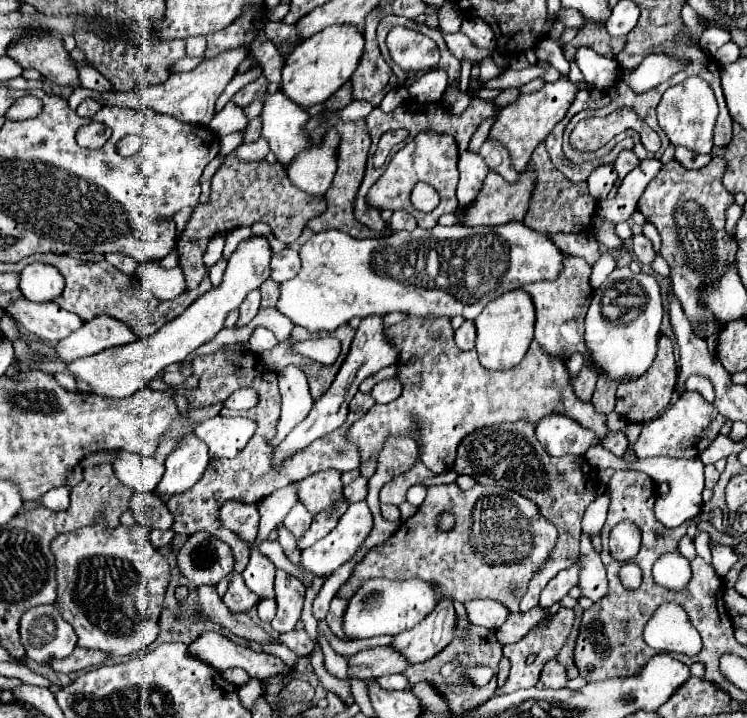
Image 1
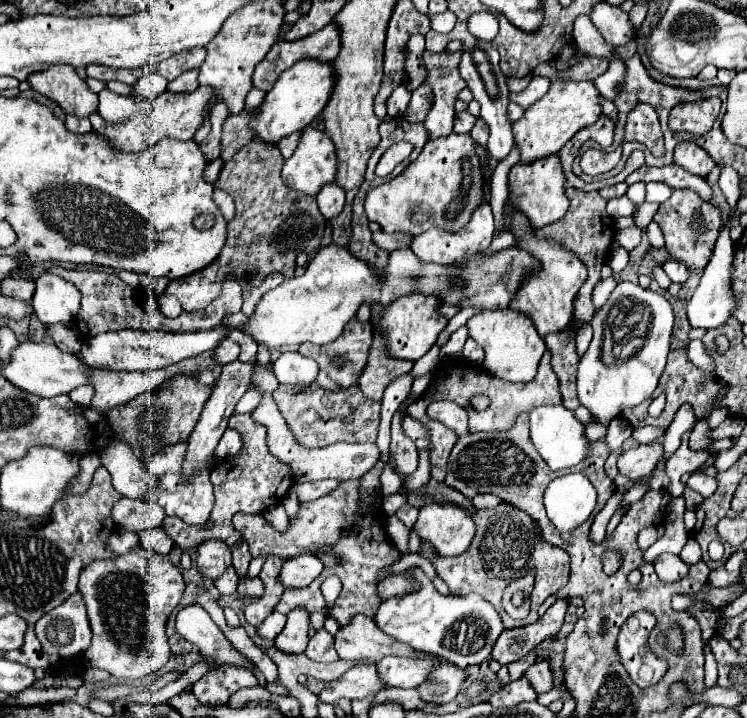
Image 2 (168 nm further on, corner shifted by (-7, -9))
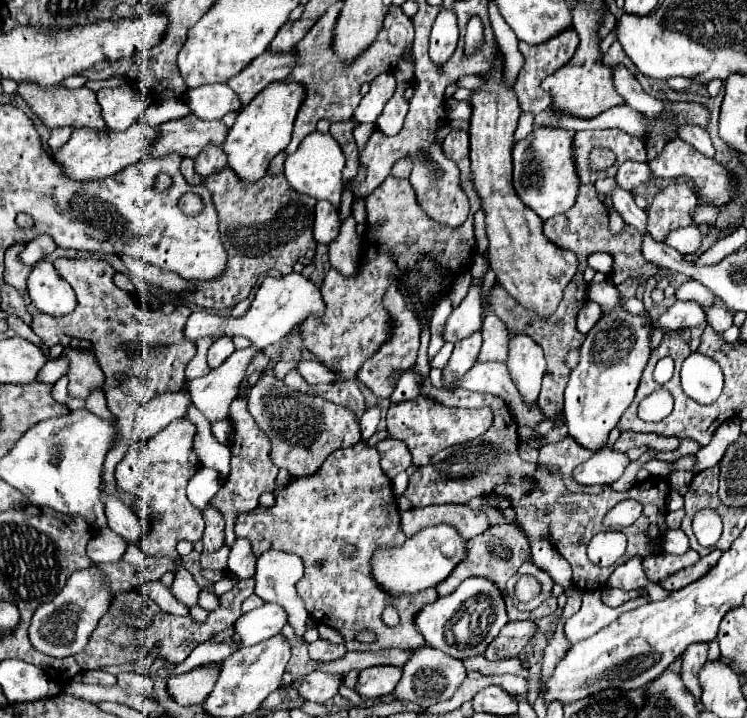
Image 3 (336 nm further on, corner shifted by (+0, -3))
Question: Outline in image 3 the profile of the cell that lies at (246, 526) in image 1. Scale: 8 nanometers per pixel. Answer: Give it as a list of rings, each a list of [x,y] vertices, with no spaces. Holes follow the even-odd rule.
[[[365,440],[351,448],[335,450],[323,464],[323,468],[309,476],[299,478],[293,484],[289,484],[283,490],[275,492],[275,504],[271,508],[255,508],[253,512],[241,514],[235,524],[235,534],[245,536],[253,544],[253,554],[261,556],[265,550],[281,550],[289,554],[297,554],[305,565],[304,577],[297,582],[297,592],[305,600],[309,616],[317,624],[327,624],[341,632],[347,640],[345,646],[349,650],[385,650],[385,648],[399,648],[399,650],[417,650],[425,646],[423,636],[417,632],[413,620],[415,614],[425,606],[435,602],[439,596],[435,590],[423,590],[421,594],[415,594],[413,598],[395,598],[393,606],[399,610],[399,624],[397,626],[385,626],[381,620],[381,612],[391,604],[389,598],[385,598],[383,590],[377,590],[377,584],[373,582],[373,576],[369,574],[369,558],[373,556],[373,550],[377,546],[401,546],[405,542],[405,534],[401,530],[401,516],[397,510],[397,500],[391,490],[391,480],[383,476],[383,470],[379,466],[379,454],[375,448],[367,446]],[[361,462],[361,464],[355,464]],[[321,560],[323,566],[317,566],[315,562]],[[363,628],[373,630],[379,640],[375,644],[361,644],[355,640],[355,634]]]

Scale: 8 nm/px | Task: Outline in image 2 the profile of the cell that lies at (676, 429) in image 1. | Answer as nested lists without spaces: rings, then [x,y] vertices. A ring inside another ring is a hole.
[[[662,442],[636,446],[636,448],[620,454],[618,472],[624,474],[624,476],[630,476],[630,478],[650,476],[662,458],[664,458]]]

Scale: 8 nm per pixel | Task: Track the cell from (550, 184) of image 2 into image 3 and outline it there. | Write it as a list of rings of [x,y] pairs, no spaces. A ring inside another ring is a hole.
[[[535,128],[527,138],[519,140],[513,148],[513,186],[517,196],[541,220],[563,214],[575,204],[579,194],[579,176],[573,154],[575,132],[563,128]]]

